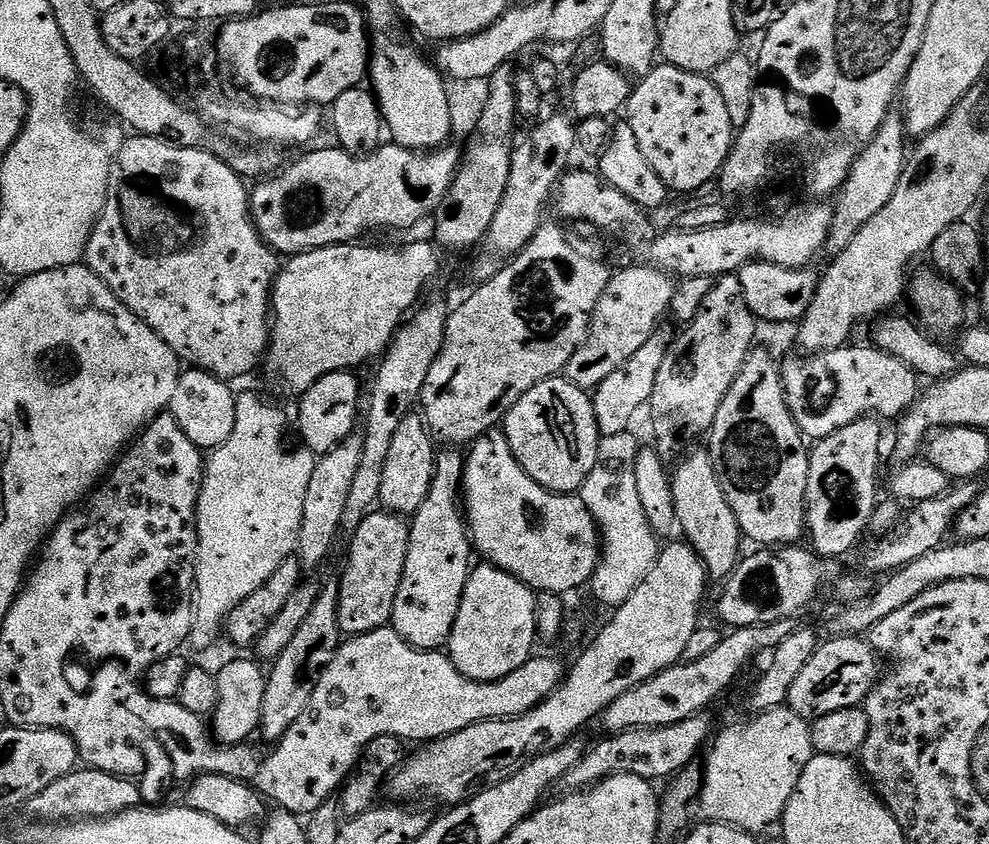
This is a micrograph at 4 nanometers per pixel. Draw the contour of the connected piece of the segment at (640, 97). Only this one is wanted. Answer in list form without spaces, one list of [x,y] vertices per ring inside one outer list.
[[[667,62],[653,67],[652,72],[633,87],[632,97],[626,105],[626,123],[638,137],[638,146],[646,162],[650,162],[650,170],[654,170],[654,174],[666,182],[669,193],[672,194],[696,192],[699,188],[706,187],[711,180],[713,183],[732,152],[734,129],[722,94],[718,94],[707,75],[687,72]]]

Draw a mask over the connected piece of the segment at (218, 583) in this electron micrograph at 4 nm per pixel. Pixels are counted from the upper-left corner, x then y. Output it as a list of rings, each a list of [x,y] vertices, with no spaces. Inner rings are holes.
[[[241,391],[236,397],[234,434],[222,446],[207,453],[204,481],[196,503],[196,621],[190,637],[190,644],[196,648],[208,648],[222,636],[232,611],[246,602],[295,553],[298,530],[302,526],[302,505],[306,502],[306,490],[318,456],[303,446],[292,448],[284,437],[287,432],[288,416],[282,409],[267,404],[252,392]]]

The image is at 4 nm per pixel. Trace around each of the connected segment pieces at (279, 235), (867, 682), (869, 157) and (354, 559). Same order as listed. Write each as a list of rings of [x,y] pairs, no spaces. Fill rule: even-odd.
[[[388,142],[366,156],[352,156],[339,146],[331,147],[306,153],[289,168],[288,165],[281,167],[275,176],[261,179],[257,183],[260,185],[251,189],[252,221],[265,244],[281,257],[301,256],[315,248],[329,248],[335,244],[351,244],[359,241],[363,232],[372,232],[376,227],[412,228],[419,220],[427,216],[429,219],[446,198],[462,159],[461,149],[453,146],[422,153]]]
[[[840,634],[837,640],[828,640],[819,645],[816,653],[802,666],[802,674],[794,678],[794,686],[790,686],[787,707],[794,710],[803,720],[809,722],[822,718],[826,714],[834,714],[834,710],[846,710],[847,708],[859,708],[864,699],[872,692],[872,687],[882,675],[881,657],[868,643],[867,639],[856,634]]]
[[[890,114],[882,122],[882,126],[876,131],[876,136],[858,153],[856,161],[852,164],[852,169],[839,192],[834,197],[834,207],[832,210],[832,225],[828,231],[828,241],[823,246],[822,252],[825,257],[831,258],[842,254],[850,242],[854,242],[854,234],[894,198],[894,190],[898,190],[898,182],[904,173],[906,163],[906,148],[904,152],[904,140],[906,133],[904,121],[899,115]]]
[[[373,510],[368,513],[368,517],[362,522],[362,526],[358,526],[356,532],[351,533],[350,540],[352,545],[348,548],[348,561],[344,564],[344,576],[339,577],[340,582],[340,598],[338,600],[338,626],[341,633],[345,637],[351,638],[353,636],[361,636],[367,632],[373,632],[379,628],[385,627],[392,619],[392,611],[394,610],[394,598],[398,598],[398,586],[402,586],[402,574],[406,570],[406,554],[408,553],[408,530],[410,524],[405,517],[394,513],[385,512],[383,510]]]

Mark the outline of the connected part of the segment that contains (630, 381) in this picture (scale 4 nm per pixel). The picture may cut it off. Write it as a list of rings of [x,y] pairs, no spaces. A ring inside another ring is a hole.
[[[658,328],[647,339],[645,345],[627,360],[623,368],[610,374],[606,381],[599,384],[593,391],[593,404],[595,406],[595,418],[599,424],[600,433],[603,437],[610,434],[618,434],[629,429],[628,425],[637,414],[647,405],[654,390],[655,379],[658,369],[662,366],[668,347],[674,338],[673,333]]]

